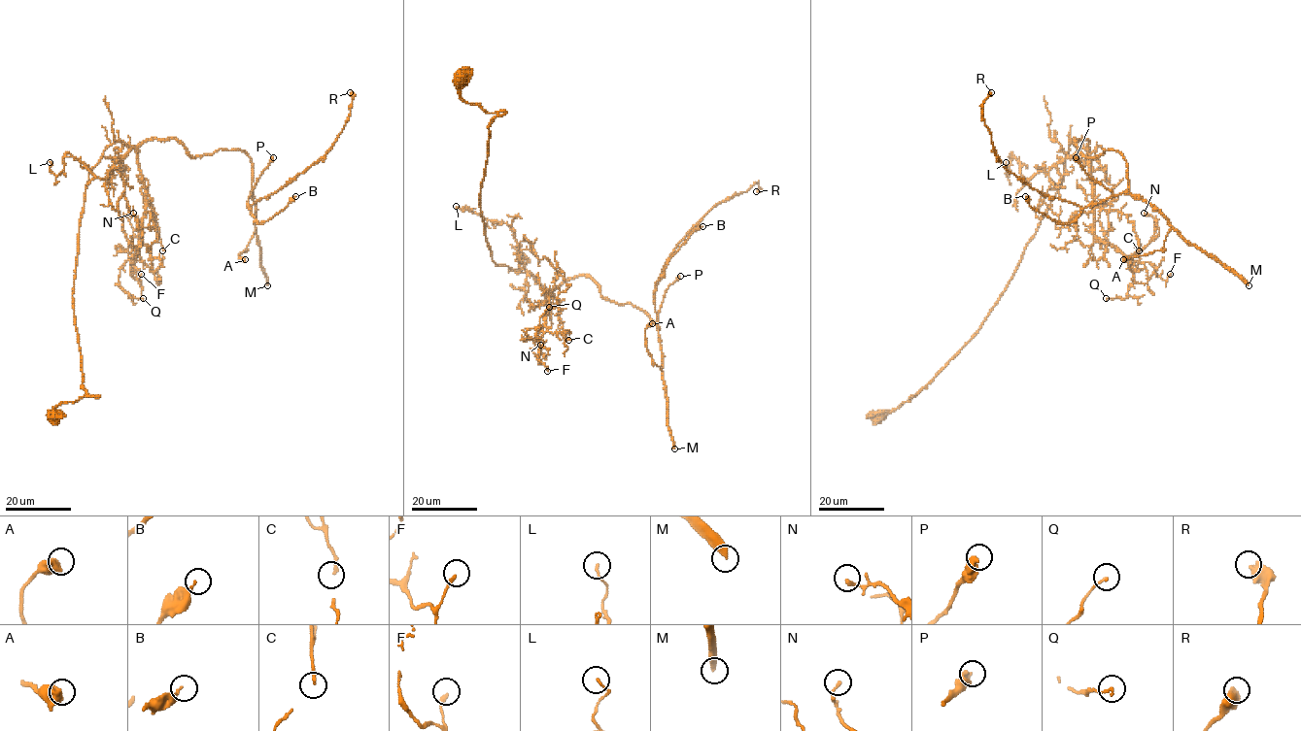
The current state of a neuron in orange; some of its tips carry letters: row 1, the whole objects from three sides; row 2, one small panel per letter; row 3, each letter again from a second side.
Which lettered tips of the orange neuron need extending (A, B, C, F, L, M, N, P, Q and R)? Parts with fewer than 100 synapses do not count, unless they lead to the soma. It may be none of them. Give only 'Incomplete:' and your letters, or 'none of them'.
Incomplete: M

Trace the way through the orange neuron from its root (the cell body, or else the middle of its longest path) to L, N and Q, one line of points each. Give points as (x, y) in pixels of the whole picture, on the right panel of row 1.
L: (876, 418), (977, 330), (1062, 181), (1069, 143), (1078, 148), (1029, 179), (1012, 152), (1008, 175), (1006, 162)
N: (876, 418), (977, 330), (1062, 181), (1072, 140), (1087, 153), (1094, 234), (1131, 256), (1158, 234), (1144, 213)
Q: (876, 418), (977, 330), (1062, 181), (1072, 140), (1087, 153), (1094, 234), (1139, 260), (1127, 297), (1106, 298)

